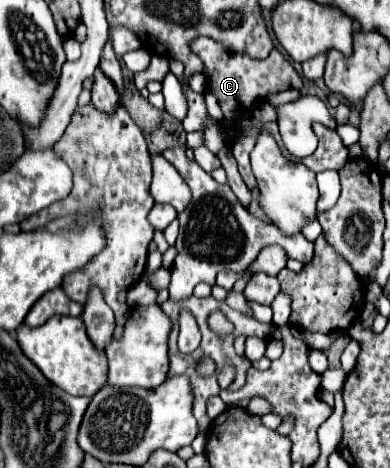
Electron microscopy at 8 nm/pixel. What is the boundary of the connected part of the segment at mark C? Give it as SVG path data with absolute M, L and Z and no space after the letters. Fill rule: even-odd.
M197 37L191 43L193 51L203 59L205 63L205 79L207 79L207 91L205 91L205 101L209 115L223 123L223 127L231 127L237 123L235 111L245 111L251 107L251 102L257 102L258 95L267 95L275 91L285 91L293 87L301 87L303 81L297 75L297 71L291 67L291 63L277 51L273 49L269 57L265 59L251 59L247 53L229 53L221 47L221 43L209 39L209 37Z

